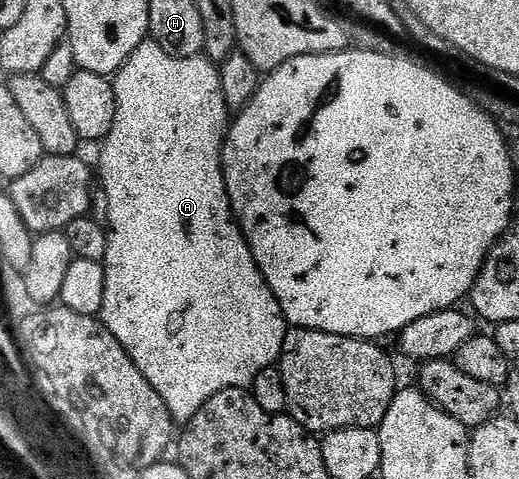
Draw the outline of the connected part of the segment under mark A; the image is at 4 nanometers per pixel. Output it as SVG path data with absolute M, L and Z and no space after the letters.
M147 38L140 46L136 46L136 50L132 50L130 57L114 73L112 83L116 94L116 122L112 122L112 130L106 135L105 140L101 141L102 157L98 160L99 166L102 167L100 188L106 191L105 223L108 225L108 250L104 261L106 277L100 319L120 342L120 346L124 346L140 374L144 374L144 378L153 386L156 394L160 394L164 406L168 406L170 417L175 422L189 422L202 409L204 402L208 402L208 398L229 388L246 388L253 385L254 379L263 370L279 363L288 331L286 315L267 286L266 279L262 277L262 271L254 261L250 245L246 243L241 227L230 208L228 190L222 173L222 146L226 143L228 131L228 109L222 93L219 65L206 59L202 54L176 58L168 54L168 50L161 48L155 40Z

